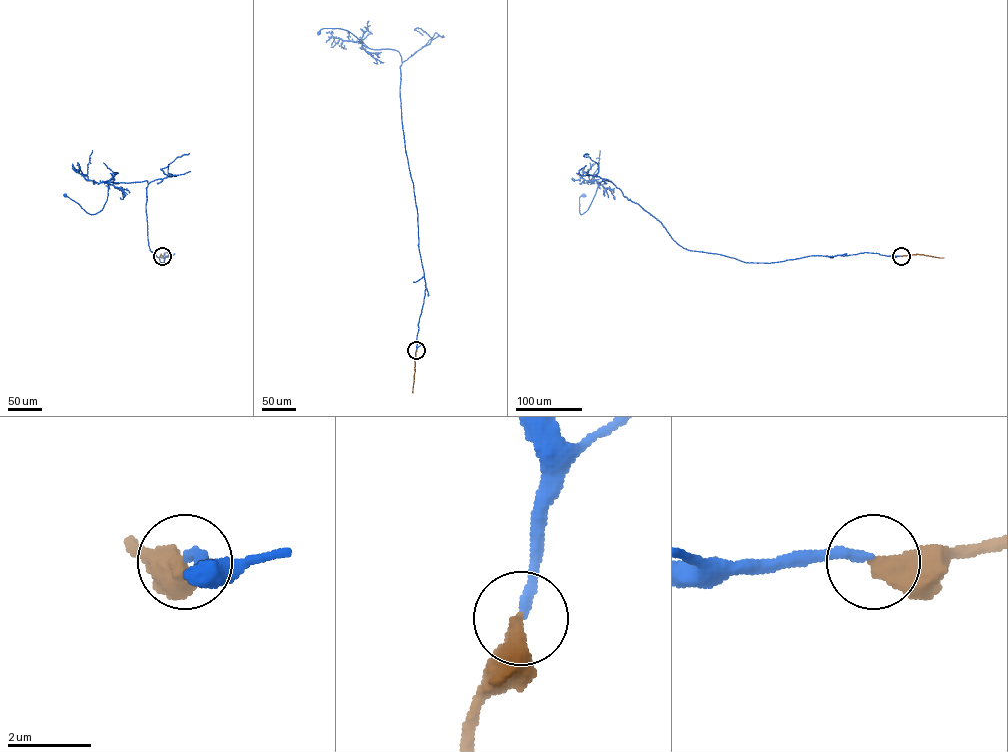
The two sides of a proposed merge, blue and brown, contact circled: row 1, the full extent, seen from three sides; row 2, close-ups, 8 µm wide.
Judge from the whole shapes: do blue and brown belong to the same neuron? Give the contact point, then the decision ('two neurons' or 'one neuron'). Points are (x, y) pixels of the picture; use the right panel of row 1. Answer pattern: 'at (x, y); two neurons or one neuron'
at (901, 256); one neuron

